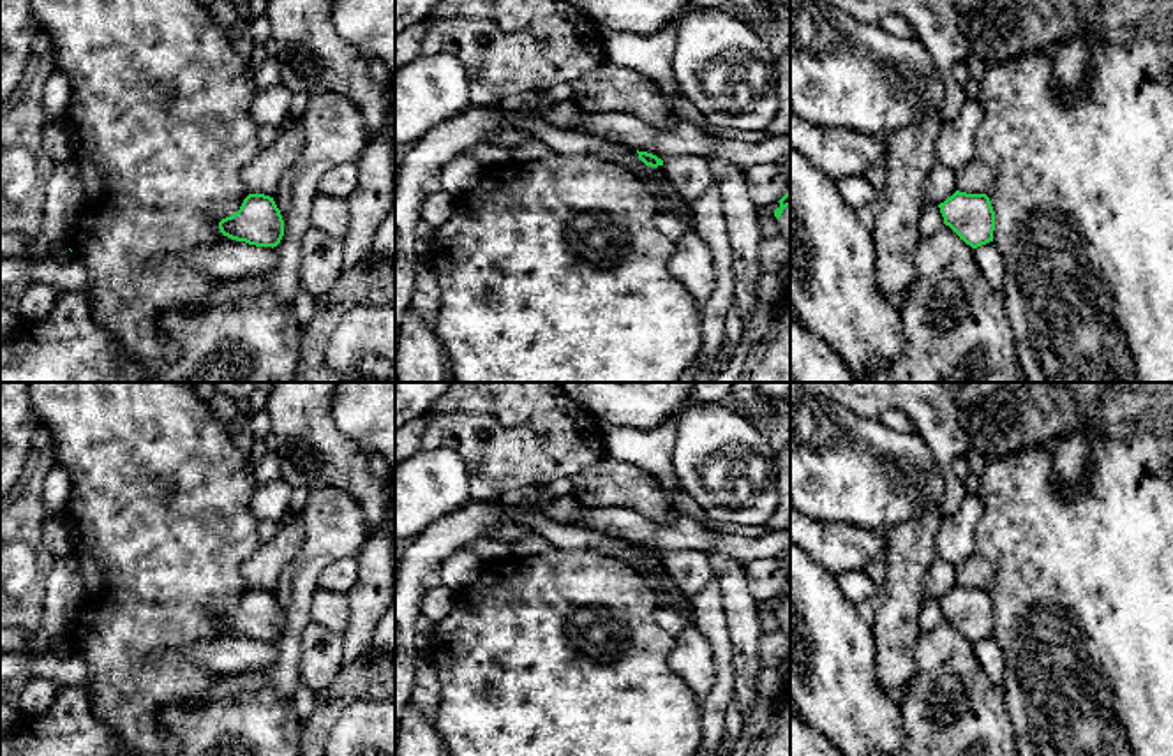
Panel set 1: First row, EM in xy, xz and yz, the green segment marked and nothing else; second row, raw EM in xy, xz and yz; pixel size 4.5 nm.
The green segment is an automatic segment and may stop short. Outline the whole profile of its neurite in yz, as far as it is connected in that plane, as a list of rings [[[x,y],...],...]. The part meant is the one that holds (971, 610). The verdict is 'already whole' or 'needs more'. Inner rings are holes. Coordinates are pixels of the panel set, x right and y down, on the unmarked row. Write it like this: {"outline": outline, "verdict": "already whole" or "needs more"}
{"outline": [[[956,585],[951,592],[940,597],[938,603],[944,619],[972,643],[993,636],[995,606],[986,589]]], "verdict": "already whole"}

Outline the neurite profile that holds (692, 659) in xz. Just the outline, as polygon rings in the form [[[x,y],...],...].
[[[693,624],[677,636],[669,657],[670,670],[702,700],[714,686],[714,656],[711,643]]]

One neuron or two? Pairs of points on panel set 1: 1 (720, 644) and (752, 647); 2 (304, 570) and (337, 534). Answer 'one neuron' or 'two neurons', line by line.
1: two neurons
2: one neuron

